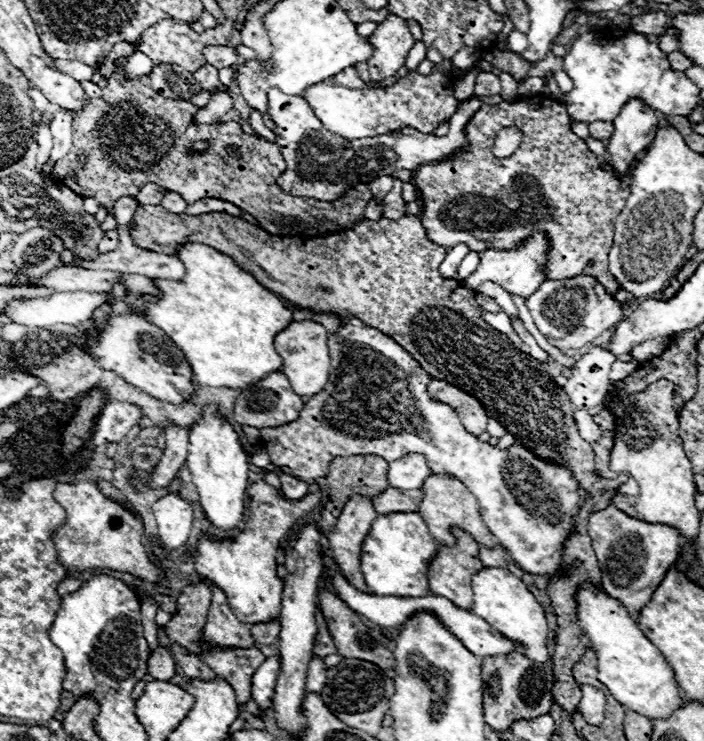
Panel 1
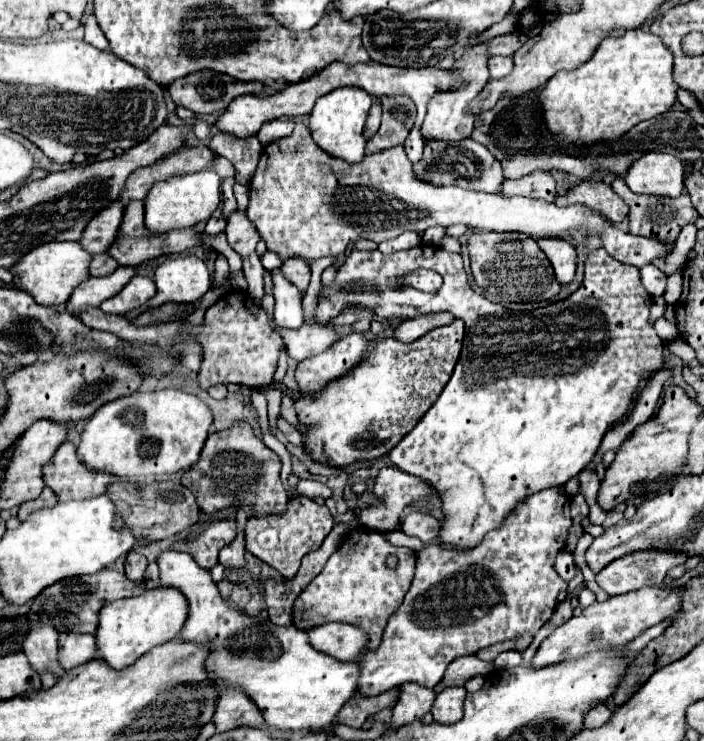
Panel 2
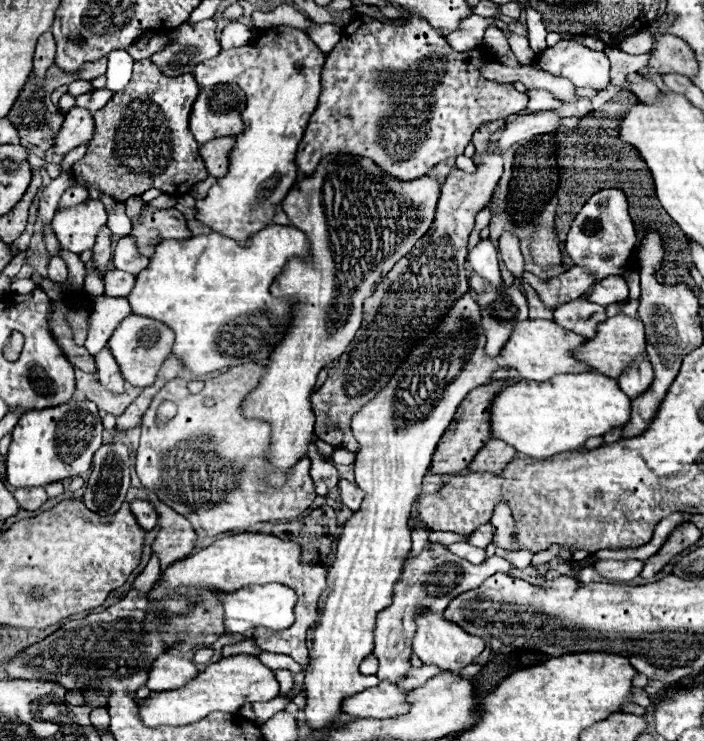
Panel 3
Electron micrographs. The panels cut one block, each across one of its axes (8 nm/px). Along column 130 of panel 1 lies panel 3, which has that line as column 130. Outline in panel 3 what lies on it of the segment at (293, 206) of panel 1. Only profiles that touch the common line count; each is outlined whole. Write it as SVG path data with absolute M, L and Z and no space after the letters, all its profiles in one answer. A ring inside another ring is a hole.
M148 58L134 64L134 74L128 86L122 92L116 92L110 102L94 112L96 122L96 136L90 140L84 158L80 158L74 166L74 180L82 186L98 184L100 190L118 200L128 200L130 196L140 196L150 188L158 188L170 196L182 196L192 190L198 182L208 178L204 162L198 154L198 142L188 130L188 118L192 104L198 96L200 88L192 74L182 74L178 78L166 78L160 74L156 64Z

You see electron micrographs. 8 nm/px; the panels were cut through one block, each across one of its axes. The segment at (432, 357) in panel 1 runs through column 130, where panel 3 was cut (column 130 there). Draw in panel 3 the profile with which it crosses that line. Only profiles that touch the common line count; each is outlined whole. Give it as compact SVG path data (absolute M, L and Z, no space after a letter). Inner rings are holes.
M144 206L142 214L132 222L130 236L134 238L138 252L150 258L156 244L160 244L162 240L186 240L192 236L192 232L186 228L186 220L178 210L158 210L152 206Z

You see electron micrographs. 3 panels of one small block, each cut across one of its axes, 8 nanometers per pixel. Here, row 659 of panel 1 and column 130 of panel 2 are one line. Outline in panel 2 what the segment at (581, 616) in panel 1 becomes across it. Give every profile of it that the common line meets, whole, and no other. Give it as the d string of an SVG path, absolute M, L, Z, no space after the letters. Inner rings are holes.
M172 586L146 588L138 596L110 602L100 610L100 624L96 632L98 658L106 660L116 670L126 668L154 646L160 646L176 638L184 628L186 618L188 618L188 600L178 588Z

